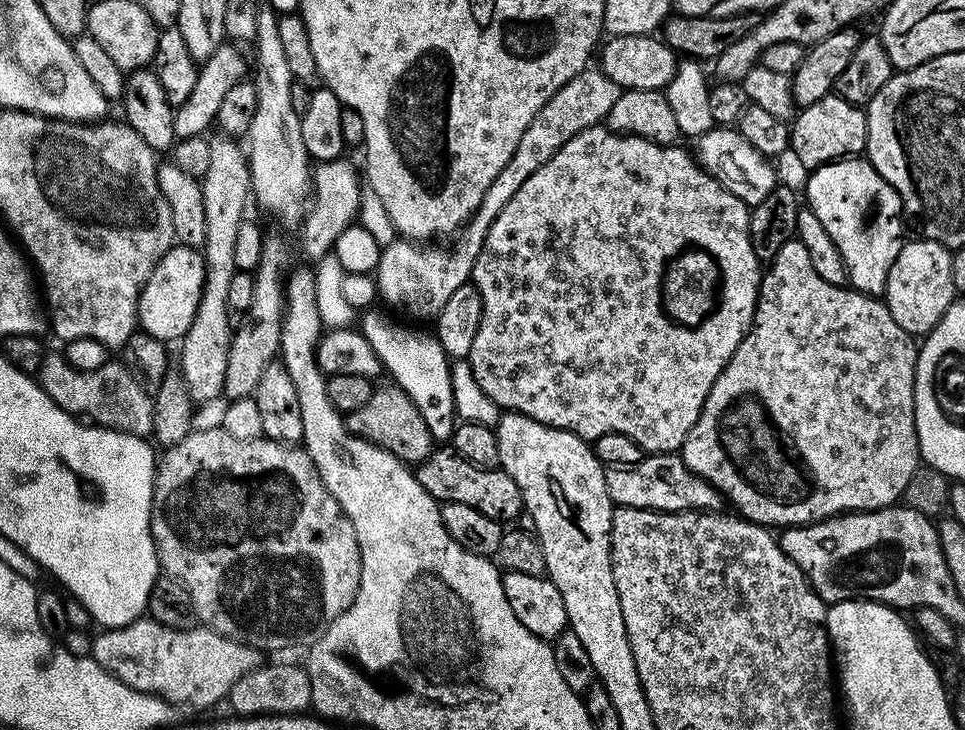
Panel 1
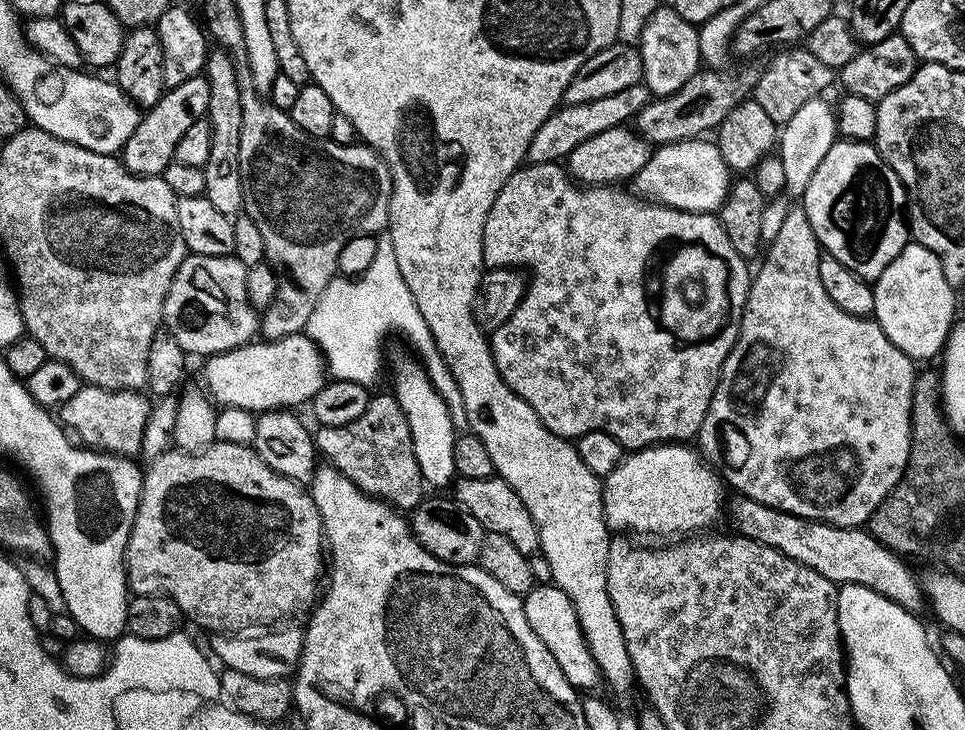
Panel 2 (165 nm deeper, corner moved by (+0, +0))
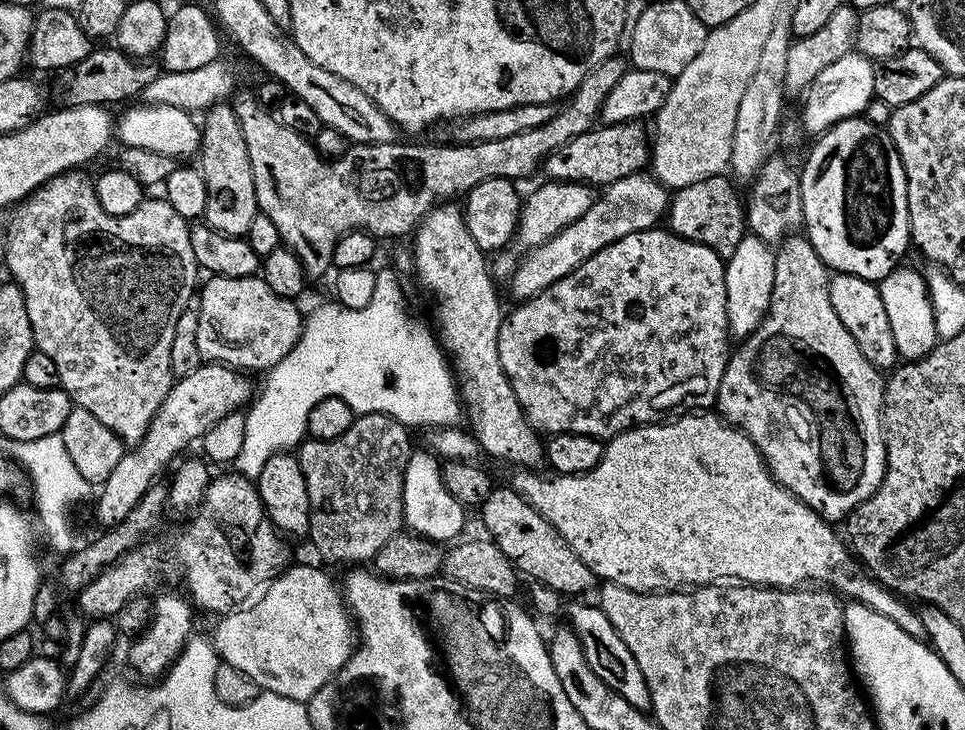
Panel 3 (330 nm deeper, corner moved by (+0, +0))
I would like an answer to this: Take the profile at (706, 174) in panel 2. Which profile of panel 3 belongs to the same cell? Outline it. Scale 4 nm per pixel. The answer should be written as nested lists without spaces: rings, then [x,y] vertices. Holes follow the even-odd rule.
[[[641,170],[626,178],[618,178],[618,182],[607,185],[597,195],[596,203],[590,206],[590,210],[586,210],[586,214],[582,214],[582,218],[570,222],[570,226],[554,234],[554,238],[531,249],[525,255],[528,257],[517,263],[507,281],[513,301],[531,300],[539,292],[549,291],[554,282],[569,276],[574,269],[582,266],[582,262],[586,262],[586,258],[598,254],[598,250],[610,246],[618,238],[657,227],[665,219],[669,203],[669,189],[647,171]]]

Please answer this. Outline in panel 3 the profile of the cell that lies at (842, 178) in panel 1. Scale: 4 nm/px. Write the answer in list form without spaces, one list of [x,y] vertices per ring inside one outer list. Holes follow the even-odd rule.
[[[851,116],[849,120],[838,122],[828,131],[823,132],[815,141],[812,153],[808,156],[804,168],[800,172],[800,193],[802,194],[802,211],[804,211],[803,227],[806,229],[806,235],[809,242],[814,246],[814,250],[822,258],[822,262],[828,265],[833,273],[845,272],[854,274],[858,278],[866,278],[873,282],[882,281],[887,275],[890,275],[904,256],[904,251],[910,248],[910,237],[908,235],[908,187],[906,186],[906,174],[902,162],[898,158],[898,150],[888,139],[888,133],[883,127],[872,124],[860,116]]]

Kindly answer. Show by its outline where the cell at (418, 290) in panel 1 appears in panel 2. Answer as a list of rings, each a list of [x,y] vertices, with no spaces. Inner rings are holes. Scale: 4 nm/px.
[[[641,82],[626,90],[618,90],[618,94],[598,98],[598,102],[564,104],[552,112],[550,118],[546,118],[546,122],[542,122],[542,126],[538,126],[528,147],[527,163],[555,164],[563,161],[574,150],[574,146],[582,146],[582,142],[586,142],[586,138],[594,138],[594,134],[602,134],[602,130],[619,128],[635,121],[637,114],[647,106],[649,99],[648,87]]]

